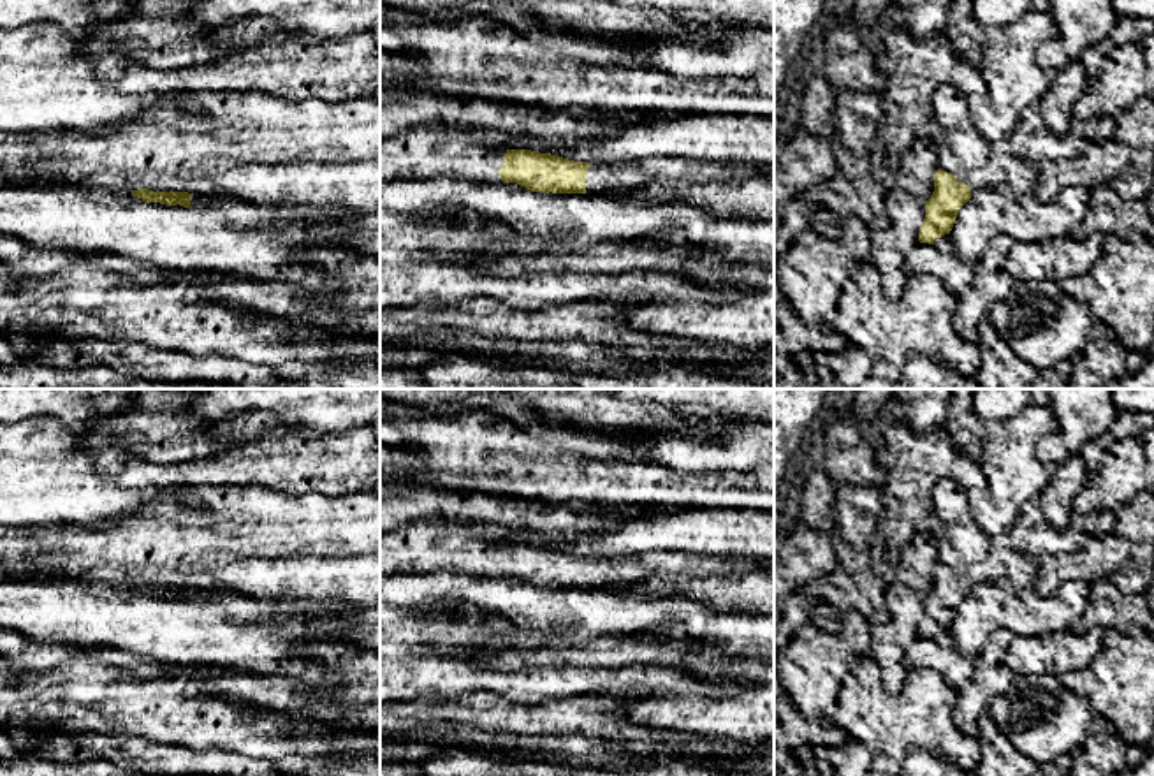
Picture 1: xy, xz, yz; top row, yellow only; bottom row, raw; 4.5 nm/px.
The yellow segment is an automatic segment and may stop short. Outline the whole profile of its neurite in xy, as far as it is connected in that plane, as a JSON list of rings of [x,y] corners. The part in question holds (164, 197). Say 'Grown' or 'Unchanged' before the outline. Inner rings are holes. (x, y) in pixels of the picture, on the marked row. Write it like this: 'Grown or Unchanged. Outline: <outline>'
Grown. Outline: [[[137,188],[134,197],[146,202],[160,202],[165,206],[185,206],[195,209],[220,209],[225,213],[229,229],[241,234],[269,232],[271,236],[283,236],[292,231],[296,206],[290,204],[257,204],[234,195],[206,195],[188,192],[153,192]]]

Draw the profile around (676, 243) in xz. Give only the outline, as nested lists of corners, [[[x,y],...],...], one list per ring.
[[[681,232],[674,234],[672,238],[637,239],[633,243],[619,243],[619,245],[609,248],[609,252],[612,252],[612,250],[626,250],[626,248],[658,248],[658,250],[668,248],[668,250],[674,250],[677,253],[695,253],[705,262],[718,260],[718,253],[716,252],[712,252],[712,250],[700,250],[700,248],[690,246],[684,241],[684,238],[681,236]]]

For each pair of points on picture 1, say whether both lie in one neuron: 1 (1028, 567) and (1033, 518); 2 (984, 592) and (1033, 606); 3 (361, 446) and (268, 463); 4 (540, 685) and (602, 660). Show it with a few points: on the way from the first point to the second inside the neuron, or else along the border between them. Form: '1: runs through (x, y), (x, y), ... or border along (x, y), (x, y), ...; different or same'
1: border along (1003, 546), (1028, 553), (1035, 560); different
2: runs through (996, 592), (1003, 592), (1021, 604); same
3: runs through (338, 461), (291, 461); same
4: border along (623, 666), (540, 667); different

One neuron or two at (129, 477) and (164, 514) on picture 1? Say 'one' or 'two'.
two

